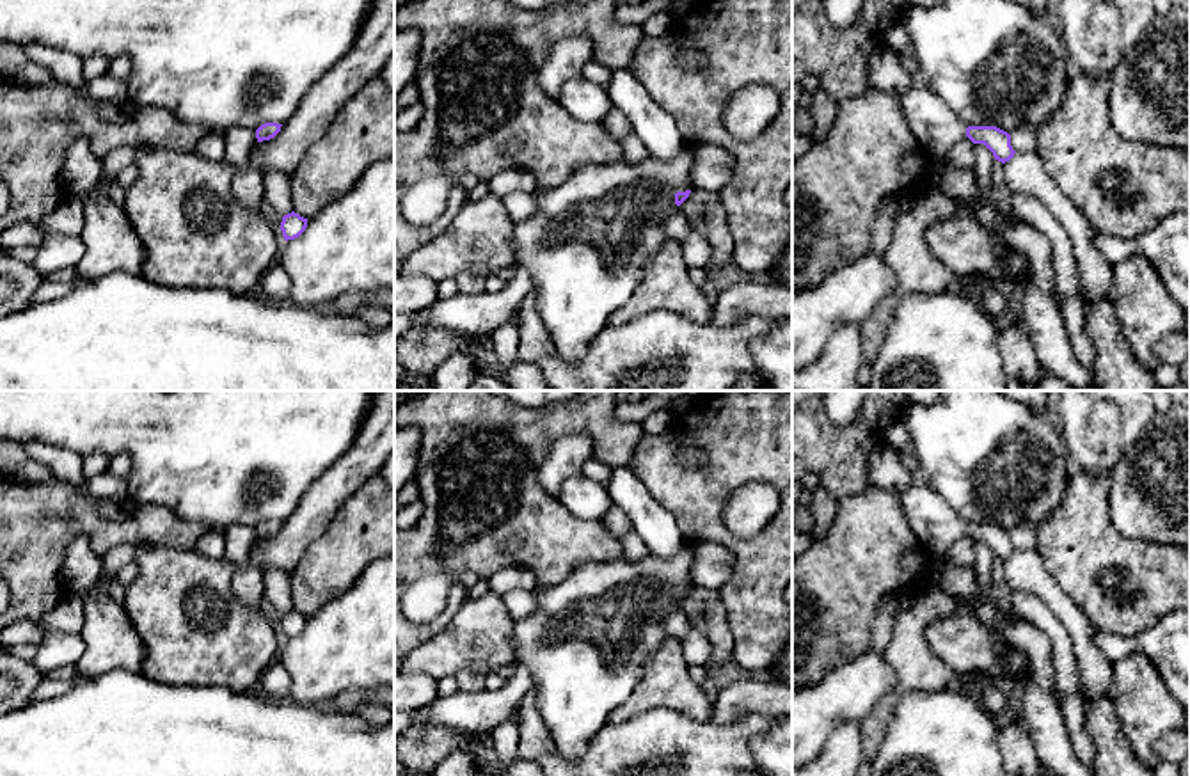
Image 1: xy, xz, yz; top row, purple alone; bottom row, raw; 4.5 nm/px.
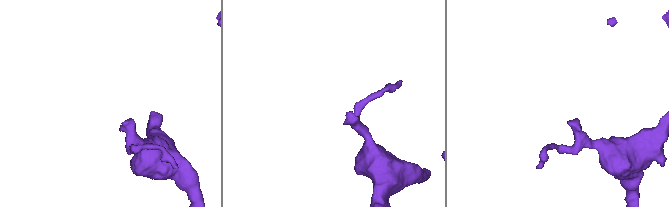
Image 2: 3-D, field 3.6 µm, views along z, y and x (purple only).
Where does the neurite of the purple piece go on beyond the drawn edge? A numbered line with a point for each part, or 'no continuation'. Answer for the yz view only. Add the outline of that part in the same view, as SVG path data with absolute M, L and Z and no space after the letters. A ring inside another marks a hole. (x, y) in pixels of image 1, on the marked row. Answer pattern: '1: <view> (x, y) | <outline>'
1: yz (931, 121) | M911 87L900 98L904 119L932 162L941 167L956 140L966 137L968 124L932 91Z

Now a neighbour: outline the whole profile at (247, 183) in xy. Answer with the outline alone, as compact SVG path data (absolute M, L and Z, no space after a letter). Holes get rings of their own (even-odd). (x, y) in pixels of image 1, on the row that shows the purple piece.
M233 126L226 131L224 160L234 169L233 195L250 211L263 210L263 174L250 163L256 142L256 130Z

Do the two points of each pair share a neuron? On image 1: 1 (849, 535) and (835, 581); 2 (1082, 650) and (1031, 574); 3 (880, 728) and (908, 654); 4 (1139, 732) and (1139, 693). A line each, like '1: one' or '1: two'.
1: one
2: one
3: one
4: one

